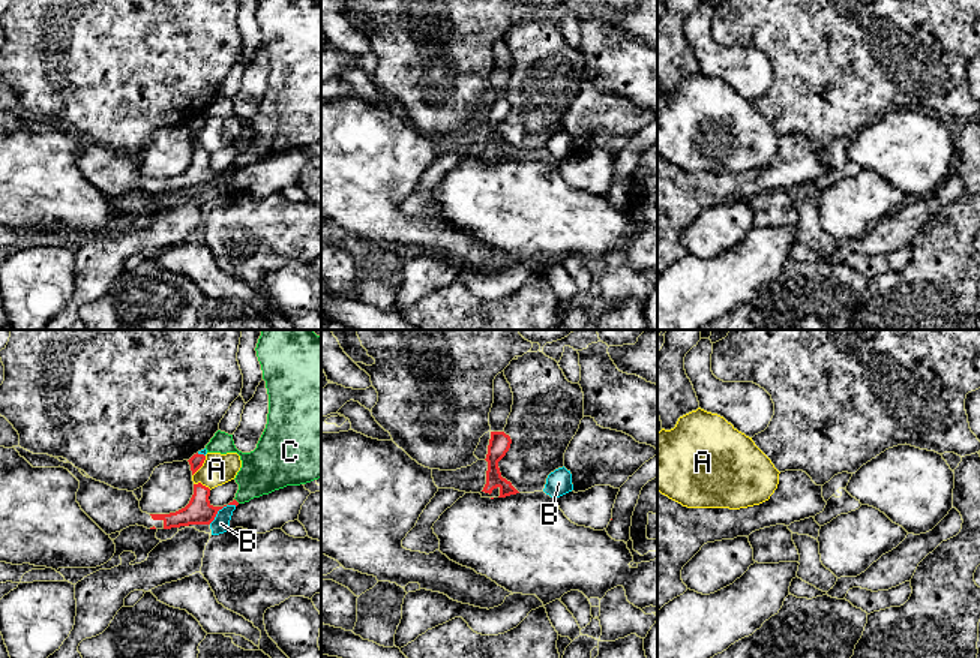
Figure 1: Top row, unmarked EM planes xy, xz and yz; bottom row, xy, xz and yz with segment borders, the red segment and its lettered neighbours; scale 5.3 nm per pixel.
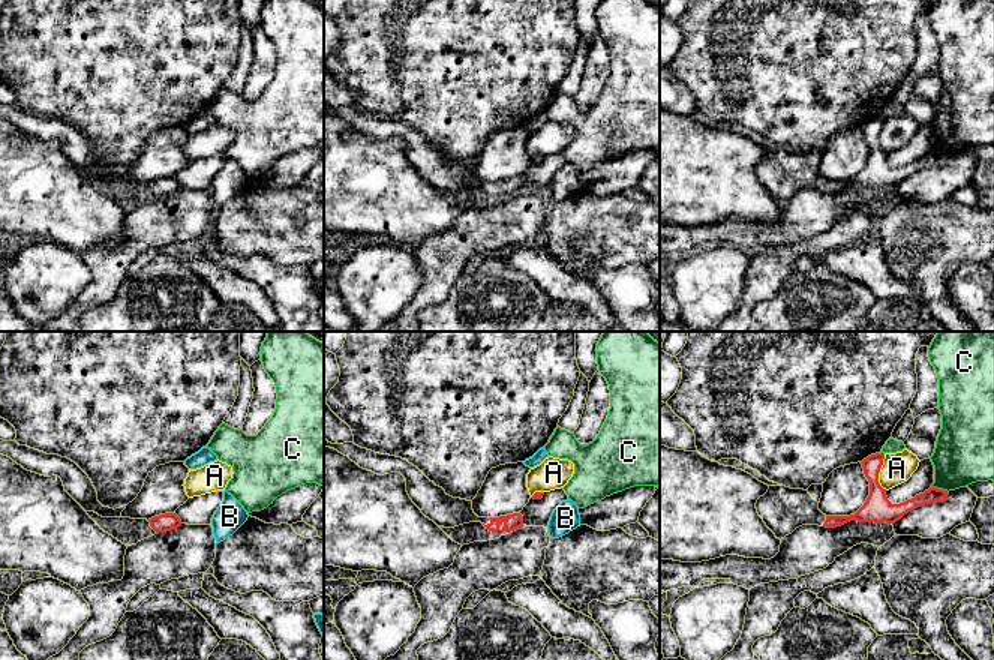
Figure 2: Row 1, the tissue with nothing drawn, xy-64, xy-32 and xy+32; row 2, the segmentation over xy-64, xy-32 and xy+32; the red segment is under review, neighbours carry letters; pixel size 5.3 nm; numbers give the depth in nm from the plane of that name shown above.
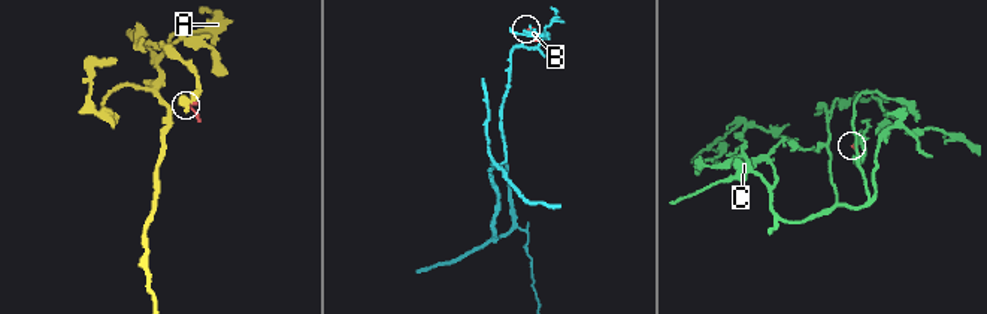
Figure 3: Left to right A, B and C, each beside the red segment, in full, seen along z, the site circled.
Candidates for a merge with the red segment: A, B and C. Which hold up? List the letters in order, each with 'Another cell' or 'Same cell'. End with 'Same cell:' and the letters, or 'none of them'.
A: Another cell
B: Another cell
C: Another cell
Same cell: none of them

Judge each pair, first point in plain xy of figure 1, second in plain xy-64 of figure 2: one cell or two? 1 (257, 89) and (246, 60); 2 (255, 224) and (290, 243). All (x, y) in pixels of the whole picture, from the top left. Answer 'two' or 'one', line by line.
1: two
2: one

